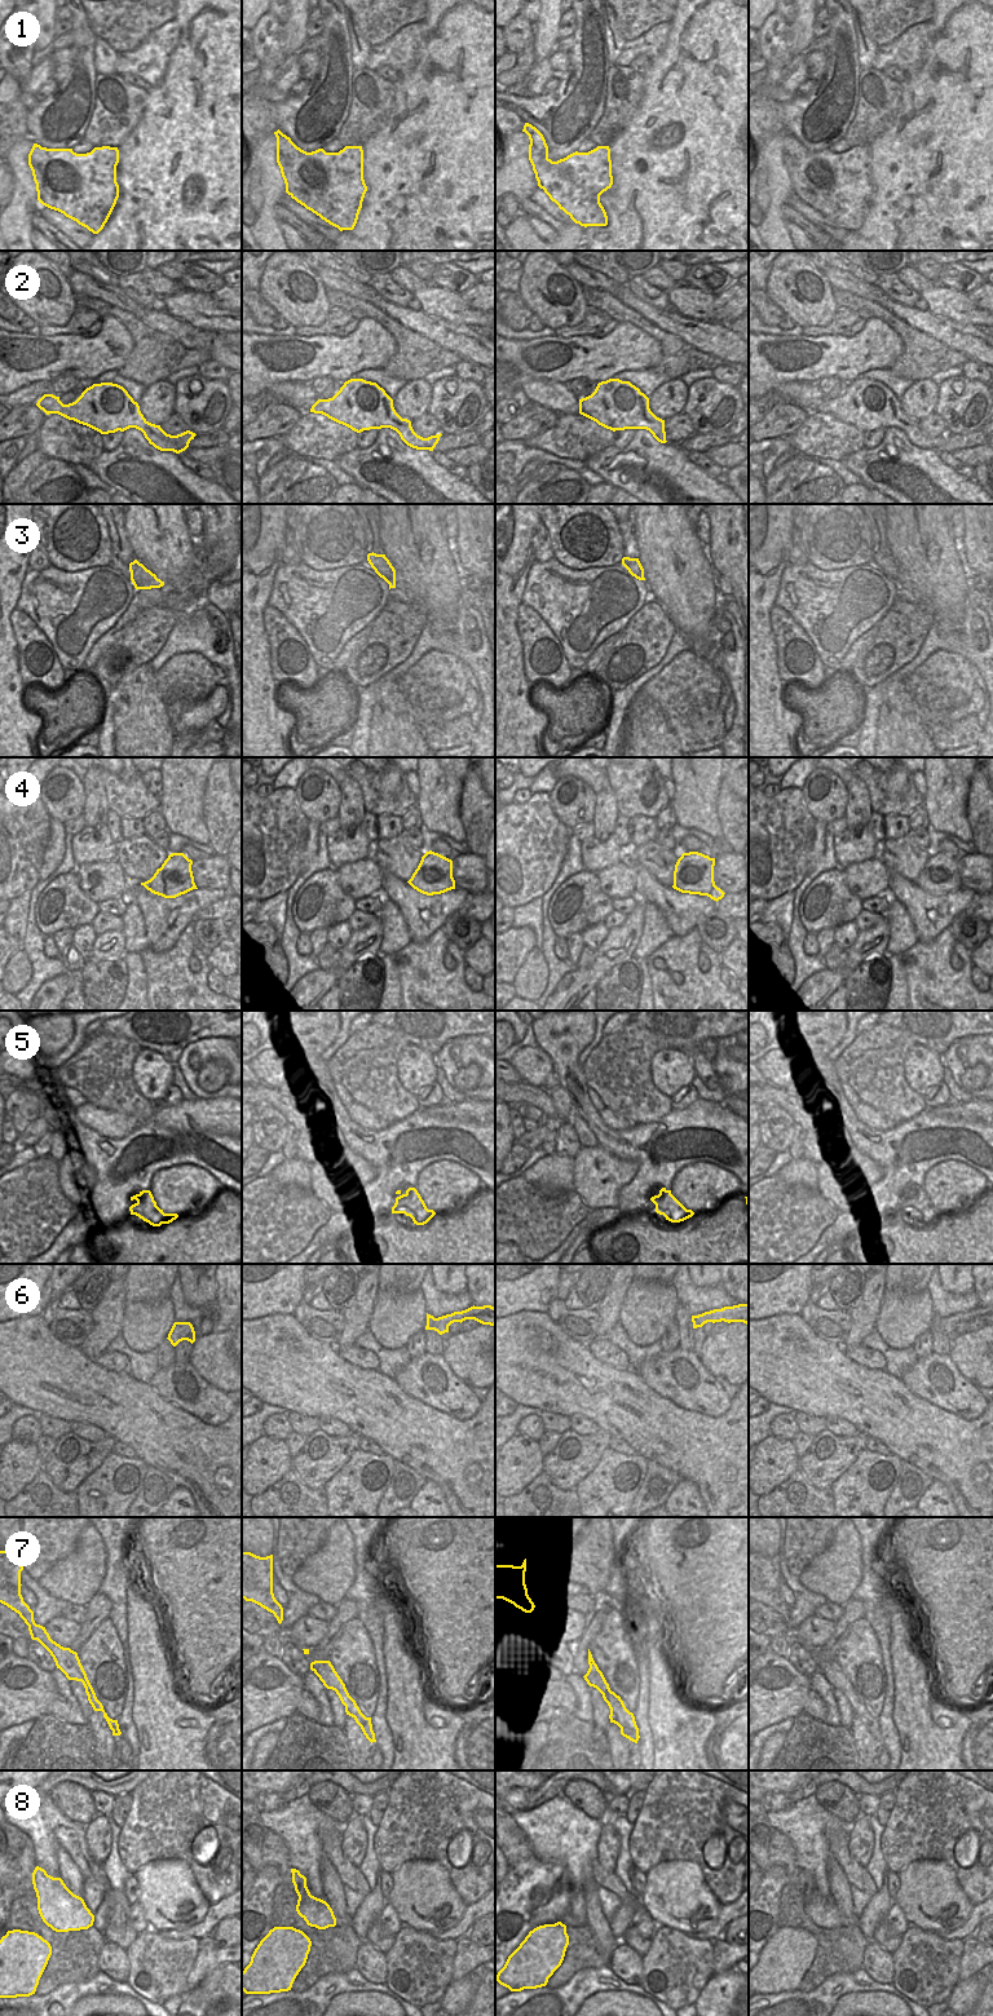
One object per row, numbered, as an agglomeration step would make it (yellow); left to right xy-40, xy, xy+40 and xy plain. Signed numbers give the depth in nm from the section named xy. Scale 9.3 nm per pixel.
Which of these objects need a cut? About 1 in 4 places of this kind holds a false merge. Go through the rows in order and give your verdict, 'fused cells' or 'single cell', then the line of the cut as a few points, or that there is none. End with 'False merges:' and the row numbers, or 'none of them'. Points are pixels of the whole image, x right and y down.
1: single cell; cut none
2: single cell; cut none
3: single cell; cut none
4: single cell; cut none
5: single cell; cut none
6: single cell; cut none
7: single cell; cut none
8: single cell; cut none
False merges: none of them

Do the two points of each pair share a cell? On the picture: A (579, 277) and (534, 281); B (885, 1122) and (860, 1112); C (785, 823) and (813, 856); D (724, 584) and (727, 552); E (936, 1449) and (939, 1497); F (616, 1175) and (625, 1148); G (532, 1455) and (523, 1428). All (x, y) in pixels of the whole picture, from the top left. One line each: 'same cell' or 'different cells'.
A: different cells
B: same cell
C: different cells
D: different cells
E: different cells
F: different cells
G: different cells

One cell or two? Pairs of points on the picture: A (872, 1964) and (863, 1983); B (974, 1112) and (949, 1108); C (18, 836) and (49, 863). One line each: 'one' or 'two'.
A: two
B: one
C: two

